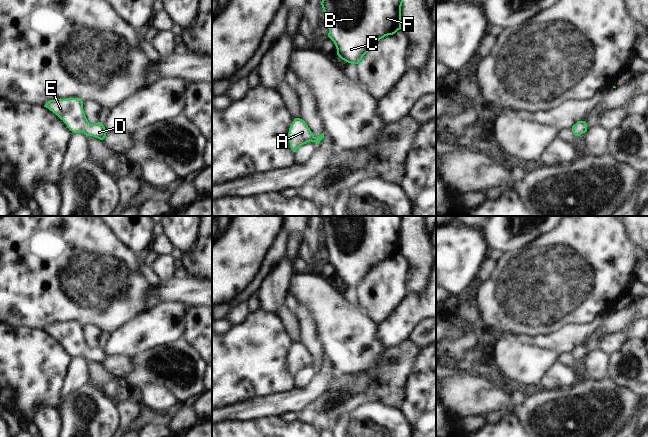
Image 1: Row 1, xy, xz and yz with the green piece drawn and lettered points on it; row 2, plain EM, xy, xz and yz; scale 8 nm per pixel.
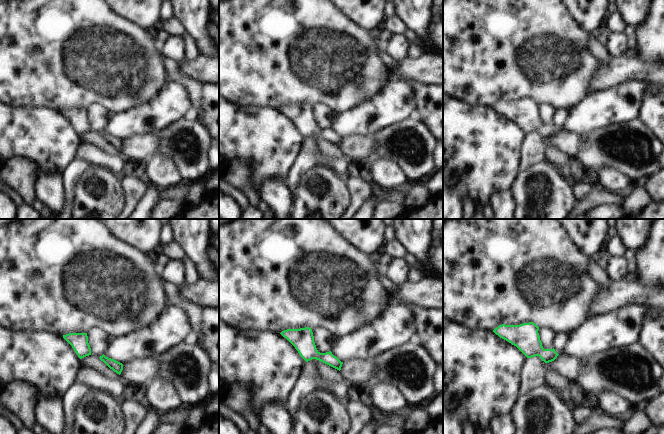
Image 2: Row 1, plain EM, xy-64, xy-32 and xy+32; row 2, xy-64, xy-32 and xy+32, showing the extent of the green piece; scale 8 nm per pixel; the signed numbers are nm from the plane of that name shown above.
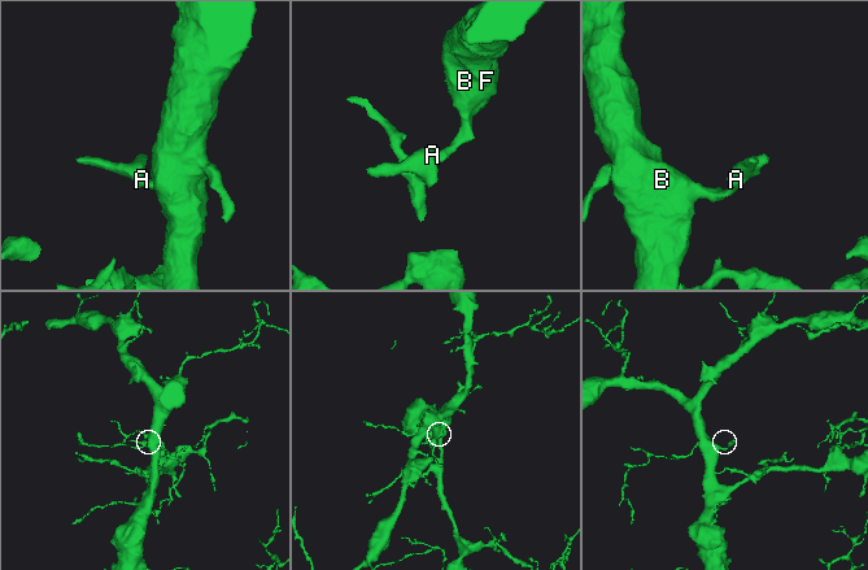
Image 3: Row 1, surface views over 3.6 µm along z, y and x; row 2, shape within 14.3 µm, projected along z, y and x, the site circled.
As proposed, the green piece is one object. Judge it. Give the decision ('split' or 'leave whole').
leave whole

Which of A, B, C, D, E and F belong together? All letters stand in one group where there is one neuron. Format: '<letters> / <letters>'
A B C D E F

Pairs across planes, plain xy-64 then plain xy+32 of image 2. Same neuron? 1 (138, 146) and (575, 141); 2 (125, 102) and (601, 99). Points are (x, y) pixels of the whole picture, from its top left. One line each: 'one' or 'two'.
1: one
2: two

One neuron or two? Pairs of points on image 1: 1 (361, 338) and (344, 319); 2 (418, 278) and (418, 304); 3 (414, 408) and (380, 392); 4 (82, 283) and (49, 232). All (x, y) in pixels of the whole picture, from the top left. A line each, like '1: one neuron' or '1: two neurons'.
1: one neuron
2: two neurons
3: two neurons
4: one neuron

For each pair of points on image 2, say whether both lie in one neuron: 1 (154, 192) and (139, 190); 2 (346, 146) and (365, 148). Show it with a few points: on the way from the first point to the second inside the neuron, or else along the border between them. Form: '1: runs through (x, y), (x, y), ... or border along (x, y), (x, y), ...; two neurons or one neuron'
1: border along (150, 184), (148, 193), (136, 208); two neurons
2: runs through (351, 146), (360, 147); one neuron

